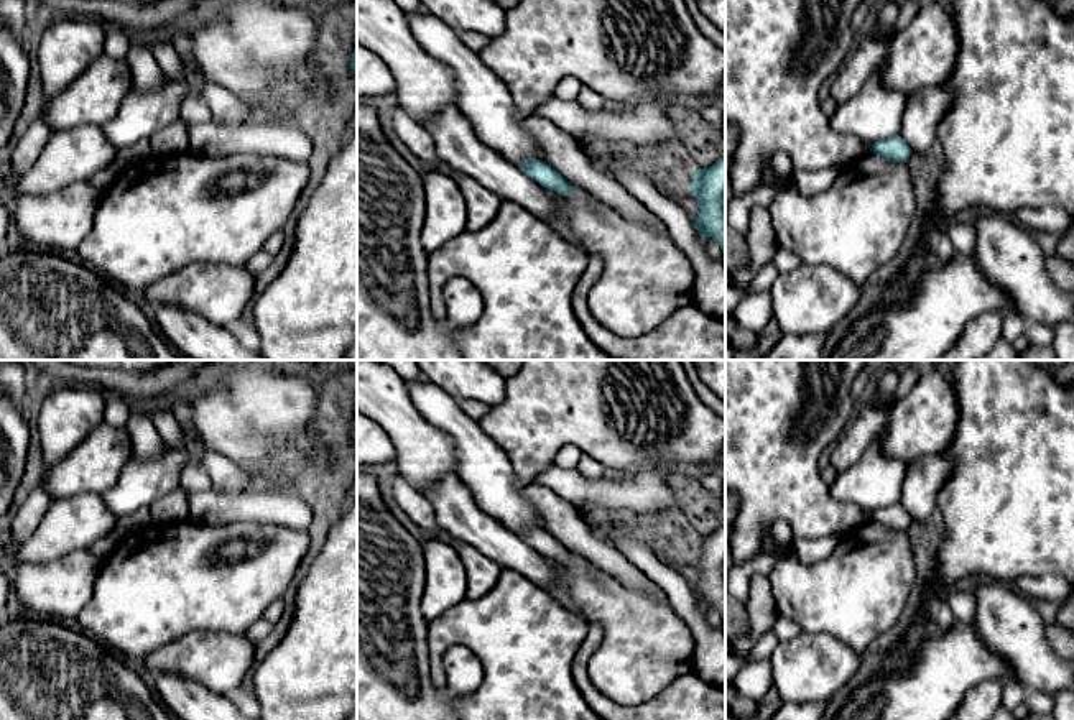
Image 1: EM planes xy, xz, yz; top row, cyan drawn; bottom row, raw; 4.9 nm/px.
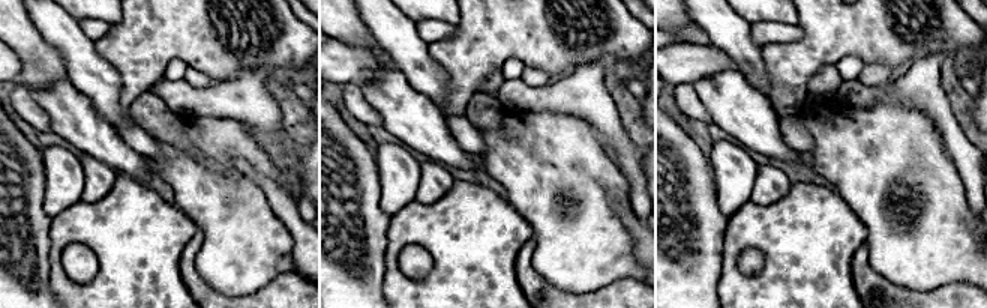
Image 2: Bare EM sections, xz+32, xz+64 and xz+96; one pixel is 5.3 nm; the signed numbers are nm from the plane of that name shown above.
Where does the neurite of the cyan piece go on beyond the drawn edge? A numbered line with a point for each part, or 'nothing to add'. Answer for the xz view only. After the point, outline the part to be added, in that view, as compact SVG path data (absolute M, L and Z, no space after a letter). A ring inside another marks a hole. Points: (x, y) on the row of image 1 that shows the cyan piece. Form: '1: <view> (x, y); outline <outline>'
nothing to add

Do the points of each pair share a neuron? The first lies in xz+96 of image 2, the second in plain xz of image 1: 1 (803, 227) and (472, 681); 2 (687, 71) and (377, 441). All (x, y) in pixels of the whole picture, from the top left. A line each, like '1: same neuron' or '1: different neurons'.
1: different neurons
2: same neuron

